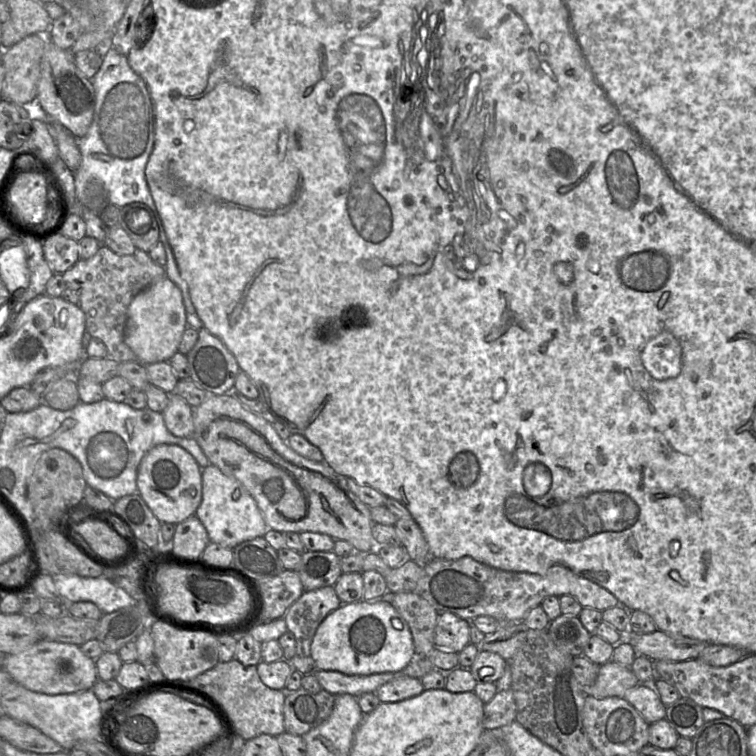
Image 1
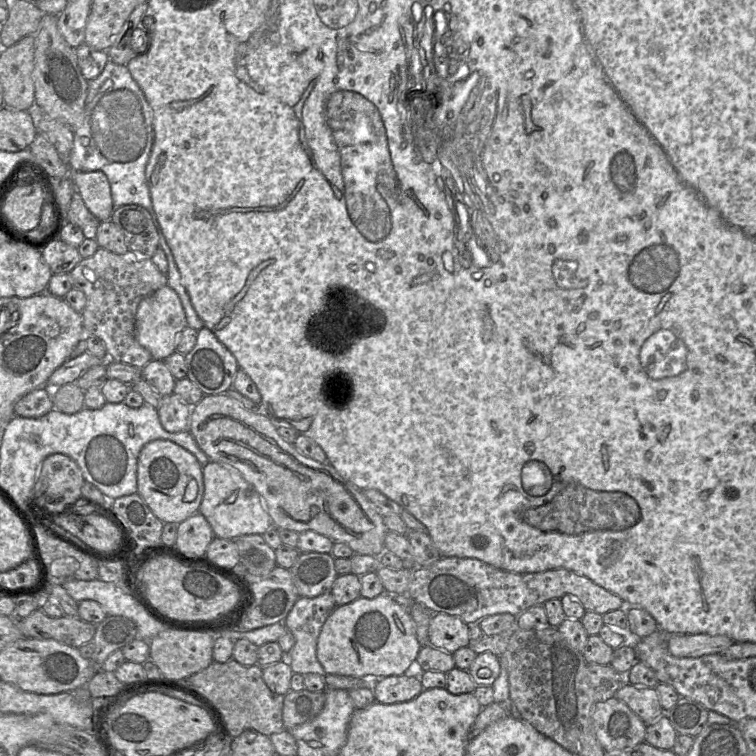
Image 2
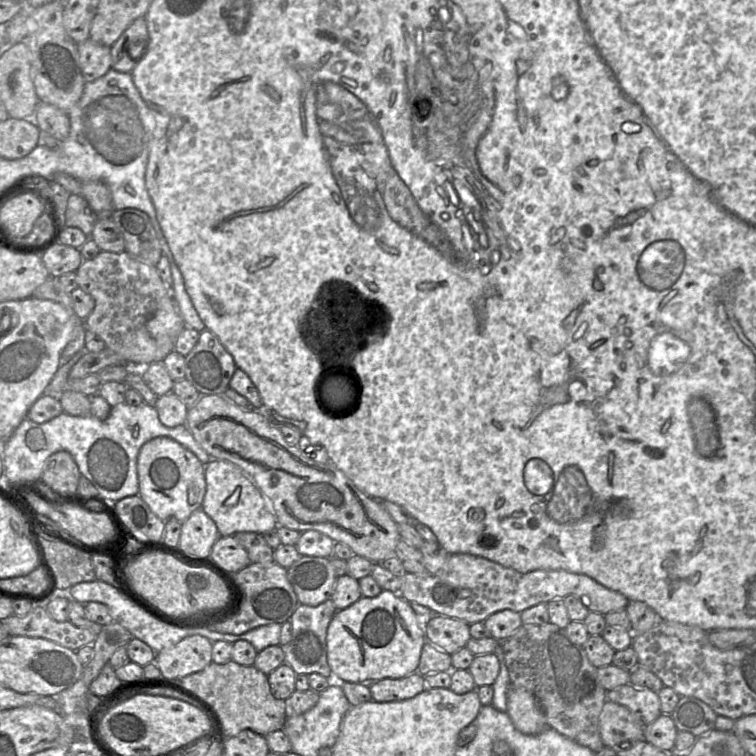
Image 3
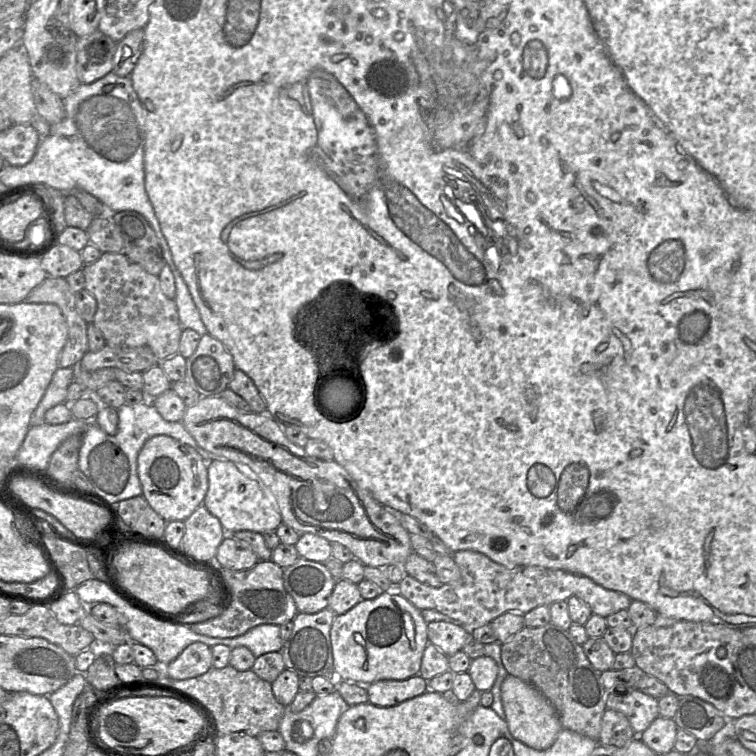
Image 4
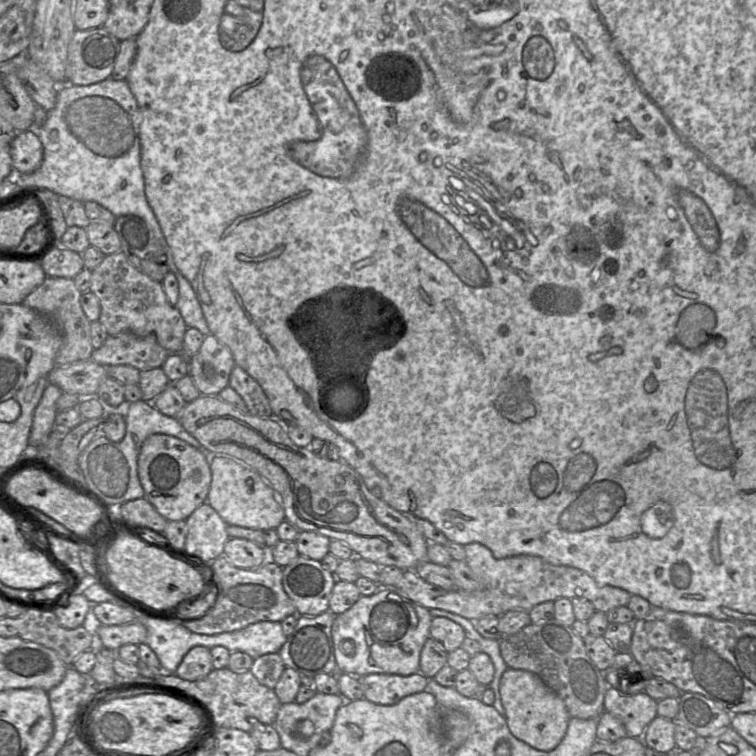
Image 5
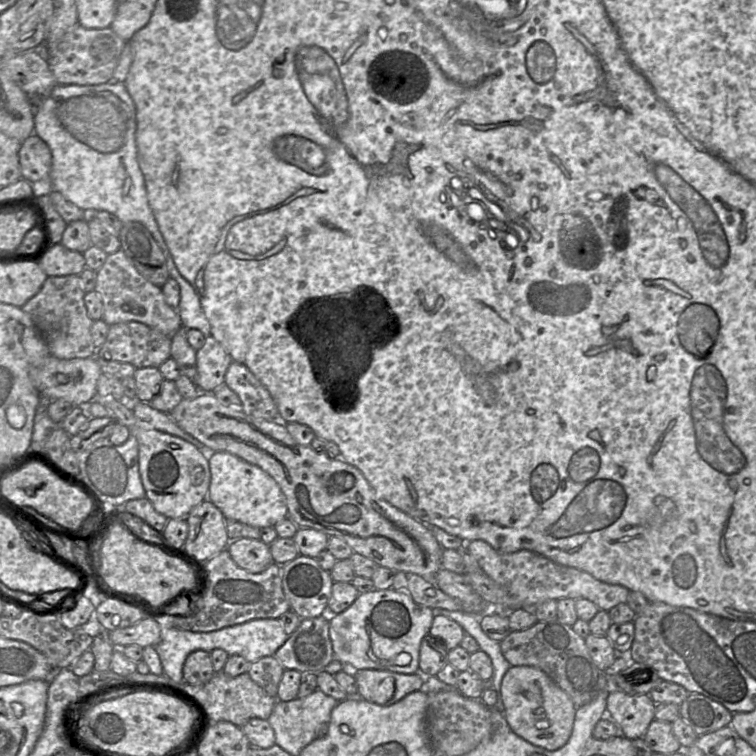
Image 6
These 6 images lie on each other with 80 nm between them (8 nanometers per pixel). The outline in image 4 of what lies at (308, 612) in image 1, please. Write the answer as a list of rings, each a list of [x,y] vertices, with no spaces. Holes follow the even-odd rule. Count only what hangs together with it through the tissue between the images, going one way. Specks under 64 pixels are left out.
[[[325,608],[314,614],[298,612],[293,619],[293,630],[290,637],[284,642],[281,652],[285,667],[298,676],[313,678],[324,676],[332,682],[339,676],[334,671],[330,630],[335,618],[334,612]]]

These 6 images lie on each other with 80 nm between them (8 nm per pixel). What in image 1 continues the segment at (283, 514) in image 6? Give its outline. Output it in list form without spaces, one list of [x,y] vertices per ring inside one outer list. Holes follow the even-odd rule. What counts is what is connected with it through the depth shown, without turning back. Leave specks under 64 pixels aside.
[[[212,464],[202,469],[202,500],[195,516],[205,527],[210,542],[230,549],[242,542],[263,537],[268,529],[256,501],[247,489]]]

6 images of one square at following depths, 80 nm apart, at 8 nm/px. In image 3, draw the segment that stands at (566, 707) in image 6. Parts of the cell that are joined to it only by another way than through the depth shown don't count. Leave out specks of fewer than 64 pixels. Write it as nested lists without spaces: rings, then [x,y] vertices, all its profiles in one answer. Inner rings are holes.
[[[511,683],[506,712],[515,728],[523,734],[535,735],[548,728],[535,697],[524,688],[511,687]]]

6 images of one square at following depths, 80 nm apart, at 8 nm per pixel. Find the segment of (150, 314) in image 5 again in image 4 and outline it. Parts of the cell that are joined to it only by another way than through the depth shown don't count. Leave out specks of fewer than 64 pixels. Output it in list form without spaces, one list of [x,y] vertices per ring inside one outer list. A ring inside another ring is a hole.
[[[105,252],[94,263],[84,265],[85,287],[97,302],[97,310],[92,324],[103,334],[106,345],[111,347],[149,347],[159,361],[179,353],[180,337],[183,331],[176,303],[167,297],[158,276],[145,271],[140,265],[131,262],[123,253]]]

